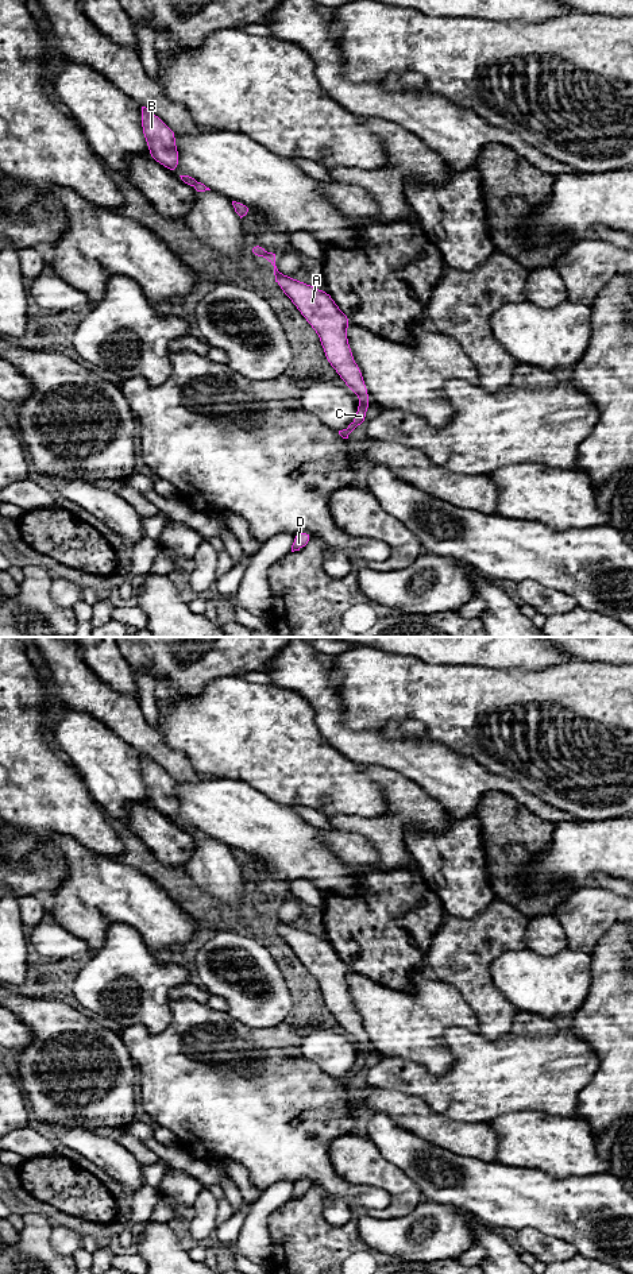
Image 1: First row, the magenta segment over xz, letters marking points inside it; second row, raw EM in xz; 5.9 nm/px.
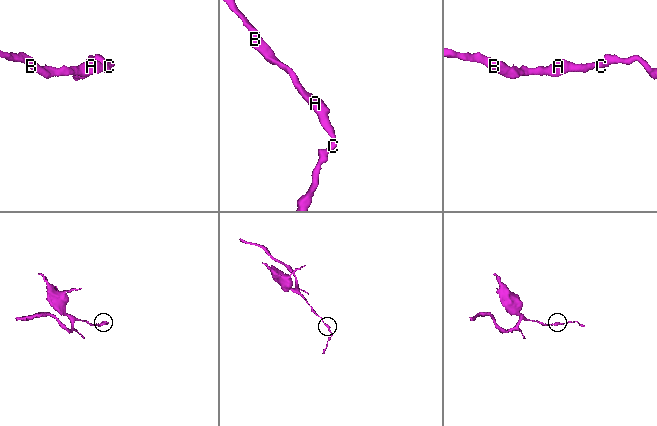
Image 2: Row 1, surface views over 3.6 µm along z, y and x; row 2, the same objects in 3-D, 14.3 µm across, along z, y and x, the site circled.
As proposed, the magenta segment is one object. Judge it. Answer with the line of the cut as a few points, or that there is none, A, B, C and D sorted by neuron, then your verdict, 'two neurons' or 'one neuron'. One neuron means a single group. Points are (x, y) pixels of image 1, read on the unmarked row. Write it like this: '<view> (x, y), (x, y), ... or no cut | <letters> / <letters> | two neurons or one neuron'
no cut | A B C D | one neuron

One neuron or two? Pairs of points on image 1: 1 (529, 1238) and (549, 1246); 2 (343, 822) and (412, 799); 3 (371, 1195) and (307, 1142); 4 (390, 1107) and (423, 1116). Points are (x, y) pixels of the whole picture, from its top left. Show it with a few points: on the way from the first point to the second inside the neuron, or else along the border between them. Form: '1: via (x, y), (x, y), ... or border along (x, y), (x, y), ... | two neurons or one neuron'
1: via (535, 1242), (544, 1246) | one neuron
2: via (361, 823), (390, 823), (397, 817) | one neuron
3: via (351, 1195), (344, 1195), (312, 1162) | one neuron
4: via (398, 1107), (415, 1115) | one neuron

